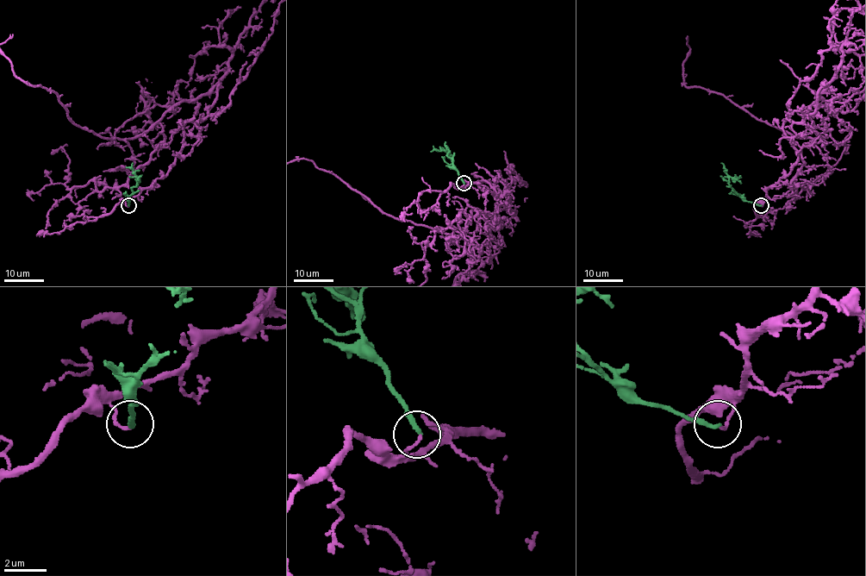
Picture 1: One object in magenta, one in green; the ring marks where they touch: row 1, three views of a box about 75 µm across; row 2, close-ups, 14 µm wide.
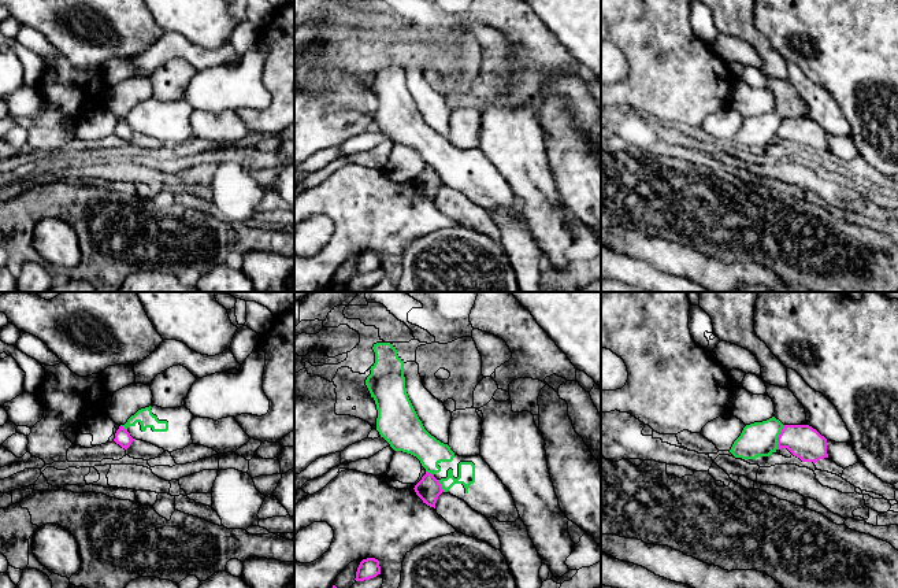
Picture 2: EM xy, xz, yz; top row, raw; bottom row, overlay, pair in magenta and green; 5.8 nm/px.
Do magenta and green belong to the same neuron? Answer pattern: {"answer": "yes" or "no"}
{"answer": "no"}

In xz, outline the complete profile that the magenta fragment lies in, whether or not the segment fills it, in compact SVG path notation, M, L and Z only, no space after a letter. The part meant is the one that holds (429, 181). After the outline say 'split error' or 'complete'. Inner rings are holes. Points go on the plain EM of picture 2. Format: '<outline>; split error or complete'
M427 164L413 182L423 196L434 201L438 189L444 185L439 174L434 170L434 167Z; complete

